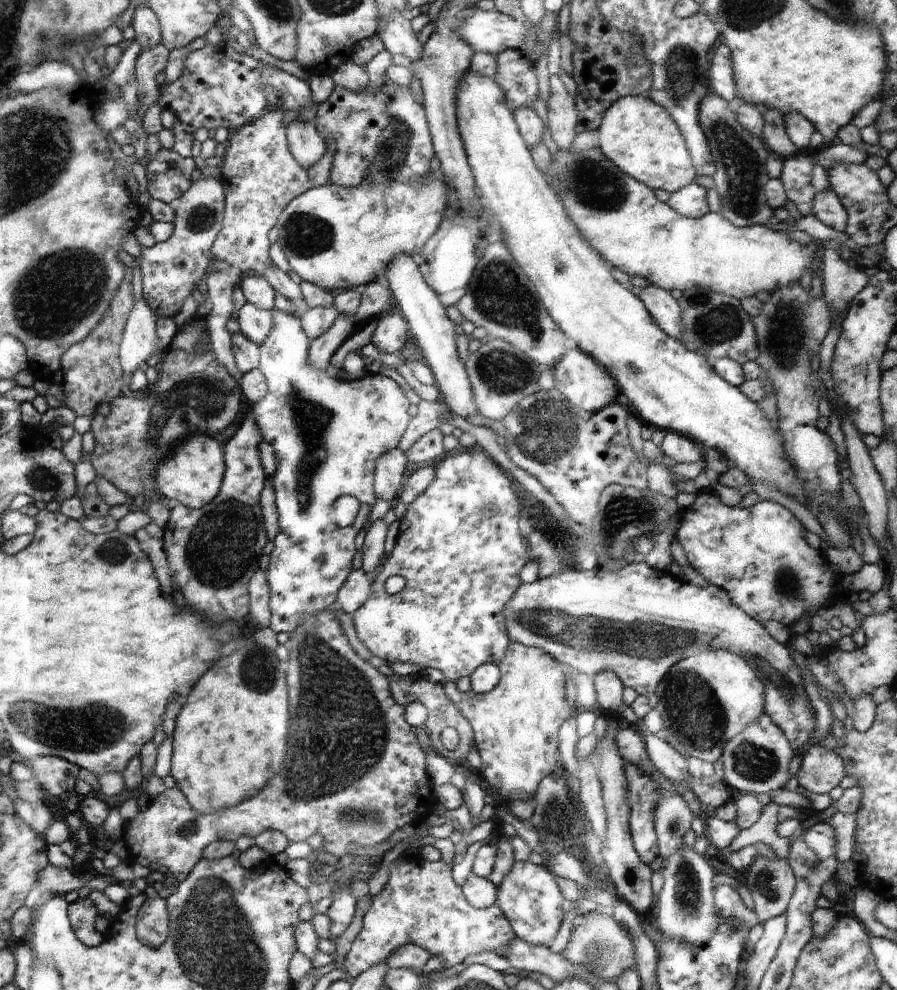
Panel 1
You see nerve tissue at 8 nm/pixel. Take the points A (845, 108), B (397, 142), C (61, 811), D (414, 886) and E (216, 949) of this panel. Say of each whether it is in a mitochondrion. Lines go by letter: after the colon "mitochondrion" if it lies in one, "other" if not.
A: other
B: mitochondrion
C: other
D: other
E: mitochondrion

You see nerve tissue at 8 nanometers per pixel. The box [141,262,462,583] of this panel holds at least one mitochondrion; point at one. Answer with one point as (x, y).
(204, 398)

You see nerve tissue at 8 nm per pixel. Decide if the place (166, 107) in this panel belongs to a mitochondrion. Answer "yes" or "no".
no

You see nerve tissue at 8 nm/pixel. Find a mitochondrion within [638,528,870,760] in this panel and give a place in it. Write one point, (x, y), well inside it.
(693, 709)

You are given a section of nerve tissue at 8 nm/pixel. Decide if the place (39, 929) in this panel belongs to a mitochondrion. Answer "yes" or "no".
no

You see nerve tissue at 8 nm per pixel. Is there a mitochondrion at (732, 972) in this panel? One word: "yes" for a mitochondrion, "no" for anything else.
no

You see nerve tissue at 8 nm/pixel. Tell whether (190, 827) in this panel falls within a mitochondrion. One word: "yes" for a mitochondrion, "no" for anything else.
yes

